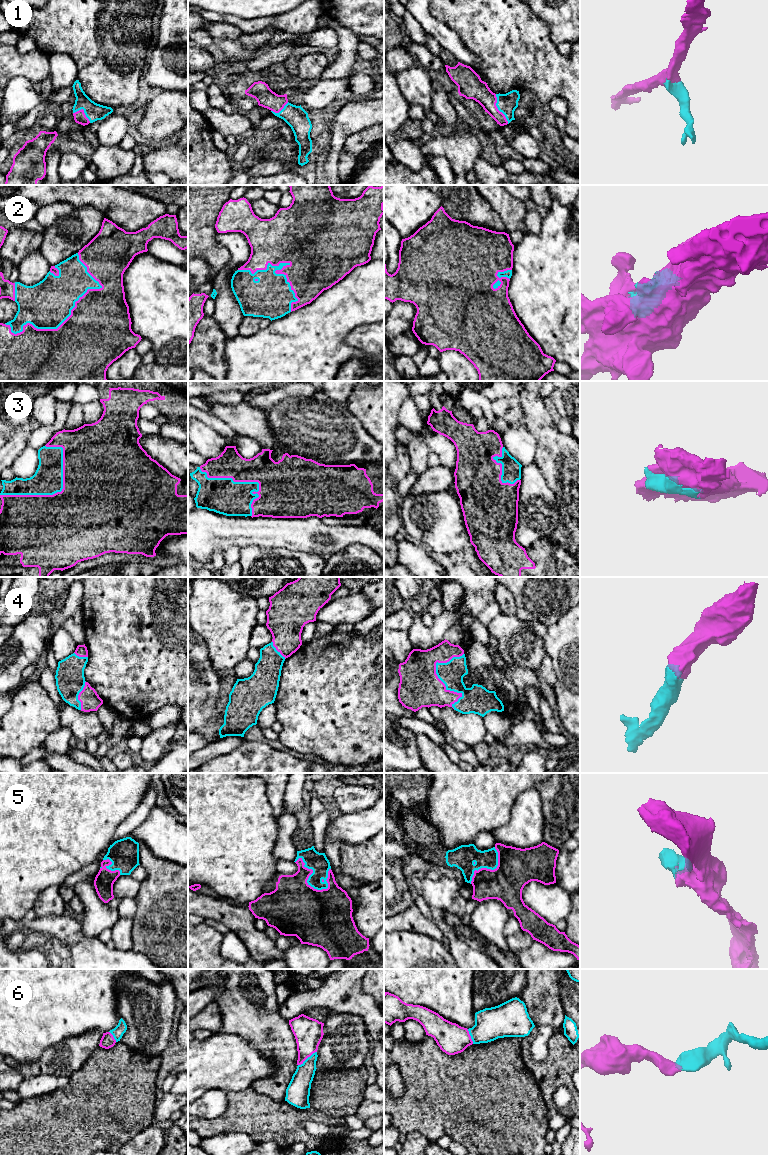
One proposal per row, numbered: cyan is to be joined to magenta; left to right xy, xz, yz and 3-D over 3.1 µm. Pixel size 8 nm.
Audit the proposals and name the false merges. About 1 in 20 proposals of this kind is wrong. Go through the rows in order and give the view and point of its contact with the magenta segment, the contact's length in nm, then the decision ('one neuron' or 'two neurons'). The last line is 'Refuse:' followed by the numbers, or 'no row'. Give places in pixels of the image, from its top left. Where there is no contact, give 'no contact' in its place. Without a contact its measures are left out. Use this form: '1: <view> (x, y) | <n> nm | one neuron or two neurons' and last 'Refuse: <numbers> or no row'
1: yz (497, 109) | 260 nm | one neuron
2: xy (54, 329) | 850 nm | one neuron
3: xy (51, 495) | 650 nm | one neuron
4: yz (437, 677) | 460 nm | one neuron
5: xz (308, 877) | 340 nm | one neuron
6: xz (307, 1057) | 190 nm | one neuron
Refuse: no row

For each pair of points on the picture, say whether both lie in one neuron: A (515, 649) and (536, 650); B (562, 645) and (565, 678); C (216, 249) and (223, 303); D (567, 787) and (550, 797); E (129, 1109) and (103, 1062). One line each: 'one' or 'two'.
A: one
B: one
C: two
D: one
E: one

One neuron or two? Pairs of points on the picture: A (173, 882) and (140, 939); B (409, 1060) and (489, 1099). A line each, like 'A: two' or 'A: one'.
A: one
B: one

